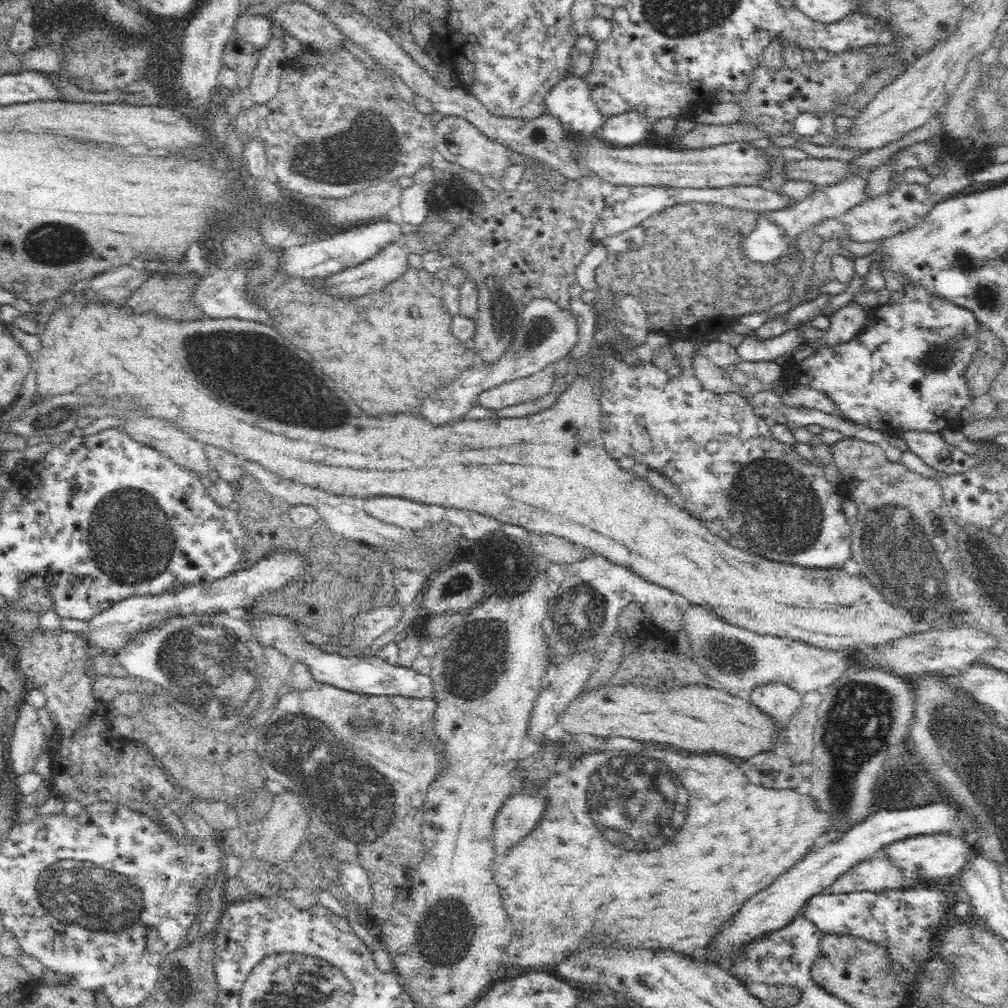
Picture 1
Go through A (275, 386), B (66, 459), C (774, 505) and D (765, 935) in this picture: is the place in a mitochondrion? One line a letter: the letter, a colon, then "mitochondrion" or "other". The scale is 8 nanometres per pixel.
A: mitochondrion
B: other
C: mitochondrion
D: other

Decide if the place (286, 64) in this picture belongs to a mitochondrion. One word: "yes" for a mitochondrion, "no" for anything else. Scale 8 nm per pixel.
no

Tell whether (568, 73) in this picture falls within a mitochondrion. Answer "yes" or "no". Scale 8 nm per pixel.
no

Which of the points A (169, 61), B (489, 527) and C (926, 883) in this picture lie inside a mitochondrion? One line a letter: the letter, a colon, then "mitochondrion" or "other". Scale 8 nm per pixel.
A: other
B: other
C: other

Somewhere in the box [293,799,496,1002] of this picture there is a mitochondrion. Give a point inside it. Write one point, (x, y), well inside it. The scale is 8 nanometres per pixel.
(442, 939)

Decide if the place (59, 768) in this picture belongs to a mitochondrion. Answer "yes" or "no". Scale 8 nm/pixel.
no

